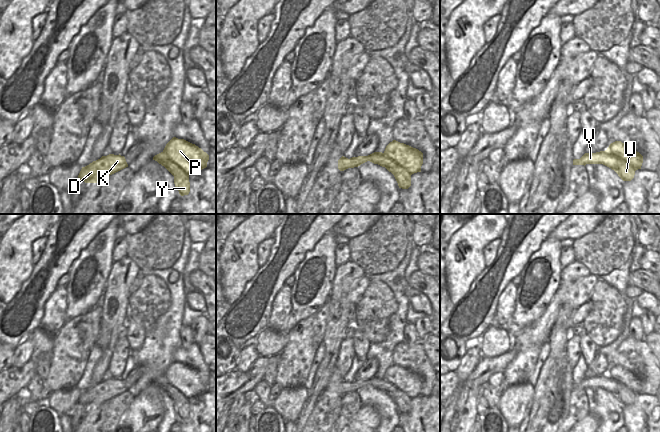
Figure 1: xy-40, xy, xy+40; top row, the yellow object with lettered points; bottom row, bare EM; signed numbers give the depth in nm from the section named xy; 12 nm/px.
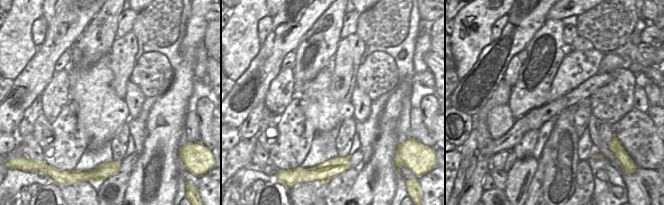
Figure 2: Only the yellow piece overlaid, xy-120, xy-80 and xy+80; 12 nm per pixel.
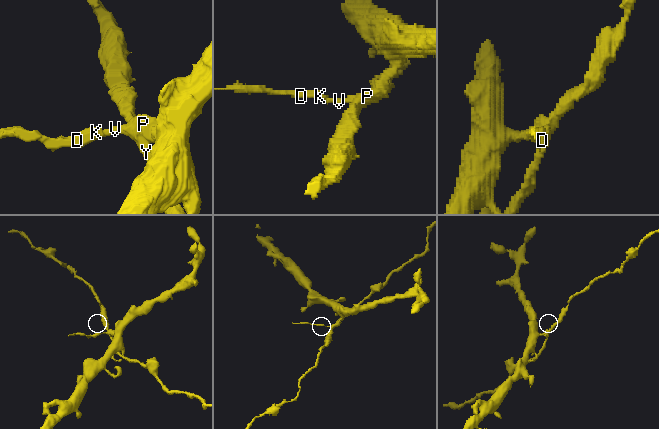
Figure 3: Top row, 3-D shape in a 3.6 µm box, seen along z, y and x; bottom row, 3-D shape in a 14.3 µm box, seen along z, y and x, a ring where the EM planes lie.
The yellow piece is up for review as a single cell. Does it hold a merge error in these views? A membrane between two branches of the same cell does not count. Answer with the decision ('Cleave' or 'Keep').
Cleave

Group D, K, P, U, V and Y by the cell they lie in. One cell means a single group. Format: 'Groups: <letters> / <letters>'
Groups: D K U V Y / P

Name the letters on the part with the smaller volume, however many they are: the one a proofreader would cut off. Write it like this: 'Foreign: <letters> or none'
Foreign: D, K, U, V, Y

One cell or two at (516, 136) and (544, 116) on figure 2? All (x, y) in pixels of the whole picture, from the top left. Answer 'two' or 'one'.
one

